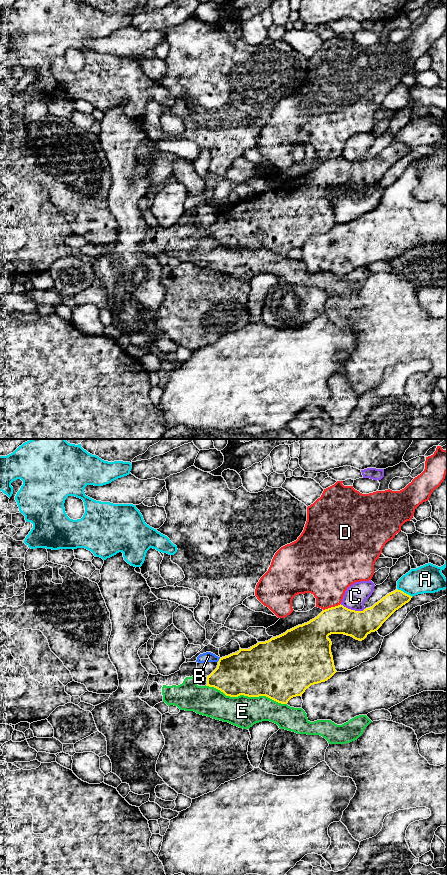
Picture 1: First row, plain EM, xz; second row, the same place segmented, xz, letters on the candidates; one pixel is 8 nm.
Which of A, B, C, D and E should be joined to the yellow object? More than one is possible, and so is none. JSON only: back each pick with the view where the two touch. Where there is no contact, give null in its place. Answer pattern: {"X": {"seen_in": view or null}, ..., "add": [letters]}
{"add": []}

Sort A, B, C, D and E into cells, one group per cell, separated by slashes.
A / B / C / D / E

